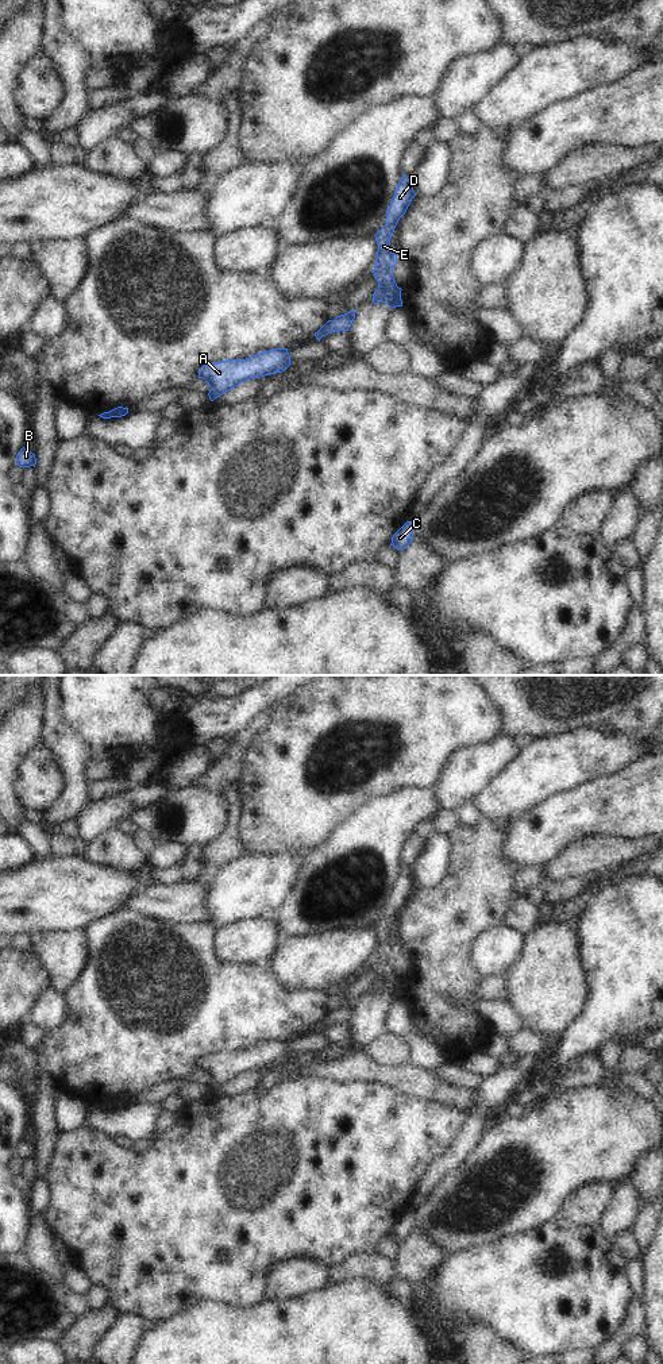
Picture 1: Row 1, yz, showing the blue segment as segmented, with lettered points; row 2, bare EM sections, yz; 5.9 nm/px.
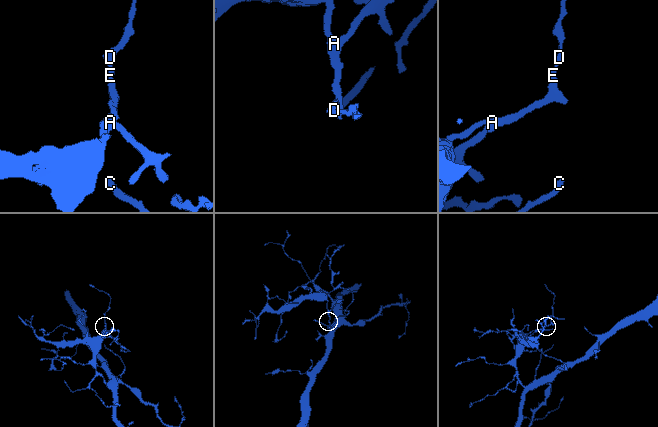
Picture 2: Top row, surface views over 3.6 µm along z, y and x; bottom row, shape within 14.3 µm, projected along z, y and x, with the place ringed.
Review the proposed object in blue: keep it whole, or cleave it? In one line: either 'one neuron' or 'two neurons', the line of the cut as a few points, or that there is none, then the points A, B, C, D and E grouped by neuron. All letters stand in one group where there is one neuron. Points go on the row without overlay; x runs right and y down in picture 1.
one neuron; cut none; groups A B C D E

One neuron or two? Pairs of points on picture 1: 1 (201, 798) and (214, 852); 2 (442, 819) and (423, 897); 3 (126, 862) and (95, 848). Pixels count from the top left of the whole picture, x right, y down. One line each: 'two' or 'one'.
1: two
2: two
3: one

